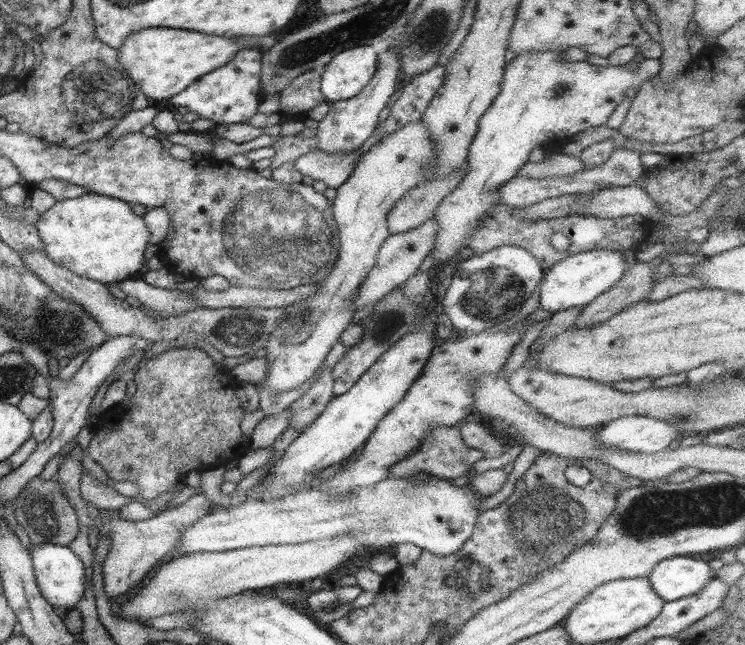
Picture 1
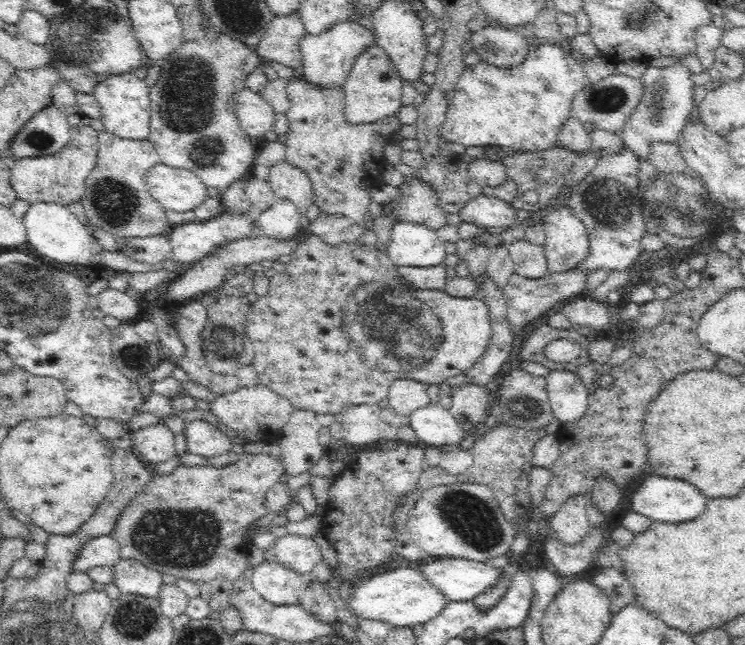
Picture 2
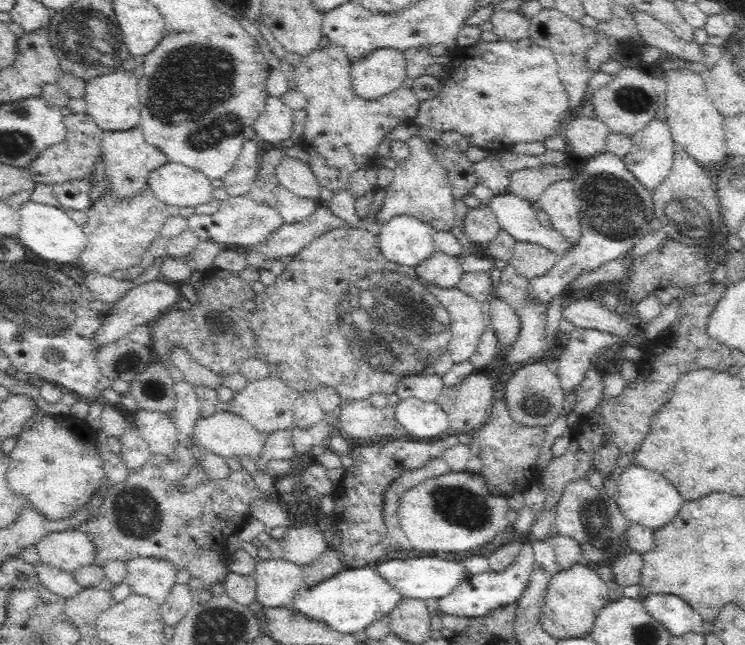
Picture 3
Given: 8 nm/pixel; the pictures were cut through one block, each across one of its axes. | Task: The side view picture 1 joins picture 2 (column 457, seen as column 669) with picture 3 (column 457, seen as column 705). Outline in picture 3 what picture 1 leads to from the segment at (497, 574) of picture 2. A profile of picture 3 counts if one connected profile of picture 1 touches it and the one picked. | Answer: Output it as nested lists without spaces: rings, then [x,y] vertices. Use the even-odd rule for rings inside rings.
[[[408,558],[408,560],[388,560],[378,566],[378,573],[382,579],[386,579],[402,598],[430,600],[434,598],[444,598],[448,596],[454,588],[458,587],[462,580],[466,580],[471,574],[462,565],[462,560],[442,560],[442,558]]]

